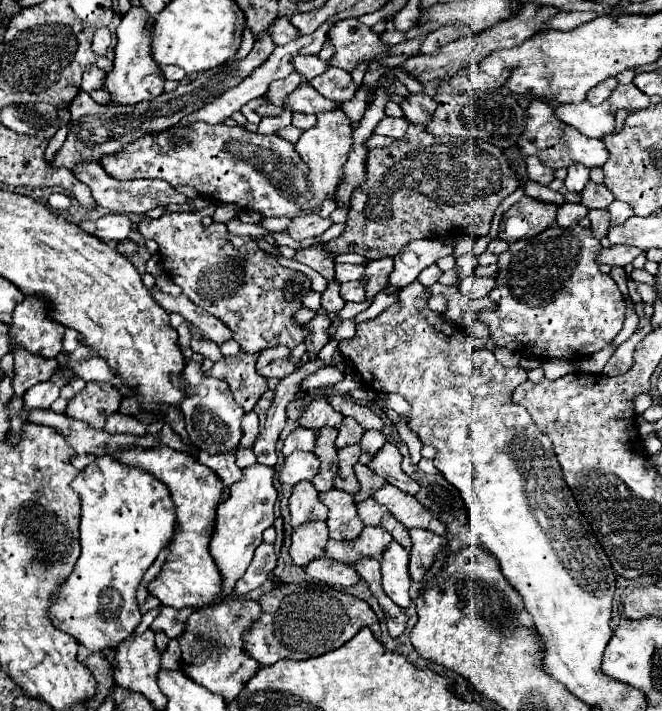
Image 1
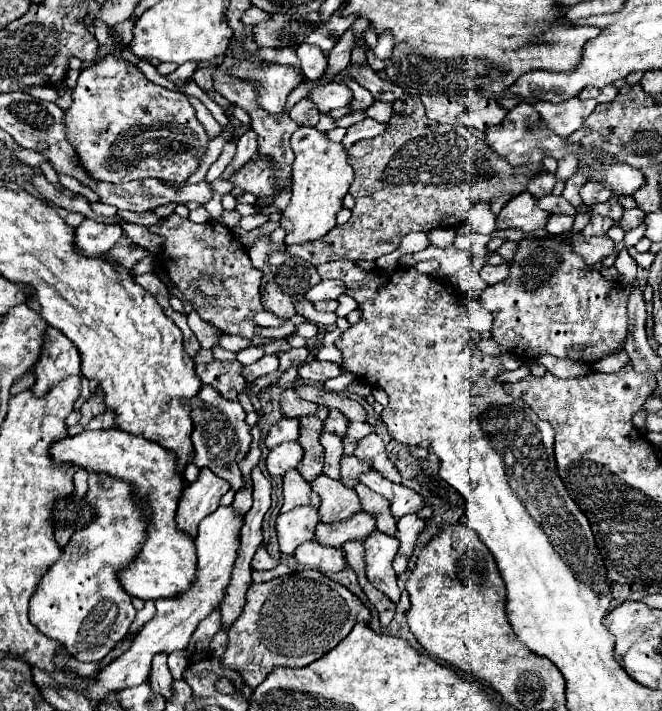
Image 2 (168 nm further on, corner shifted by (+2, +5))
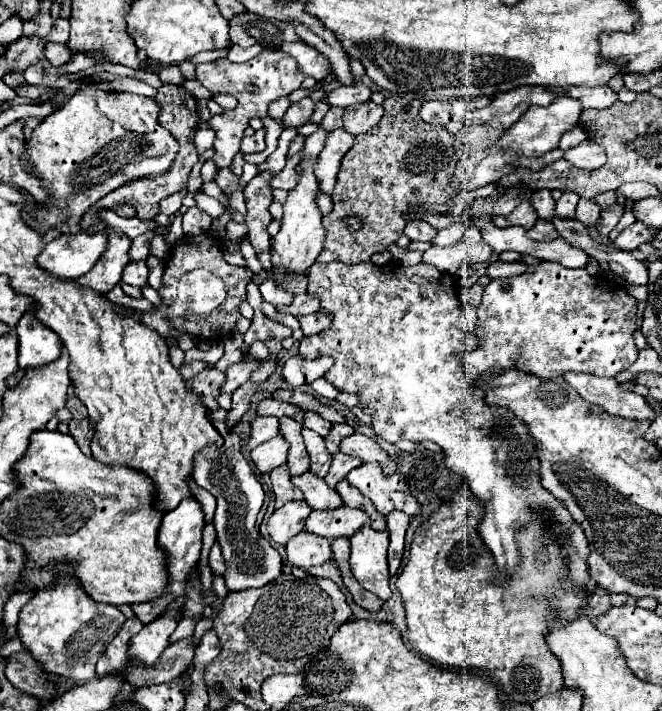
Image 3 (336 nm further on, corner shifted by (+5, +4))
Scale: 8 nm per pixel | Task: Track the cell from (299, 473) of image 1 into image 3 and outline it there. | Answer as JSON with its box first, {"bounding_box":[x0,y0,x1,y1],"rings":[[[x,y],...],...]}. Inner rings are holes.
{"bounding_box":[250,436,288,474],"rings":[[[280,436],[280,438],[272,438],[272,440],[256,446],[250,452],[250,458],[252,458],[254,466],[258,468],[258,472],[268,474],[286,462],[286,454],[288,454],[288,442],[284,442],[284,438]]]}

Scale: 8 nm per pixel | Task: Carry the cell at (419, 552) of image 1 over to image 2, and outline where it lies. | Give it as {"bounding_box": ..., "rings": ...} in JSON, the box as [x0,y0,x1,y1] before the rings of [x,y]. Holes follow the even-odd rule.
{"bounding_box":[393,515,425,575],"rings":[[[405,515],[397,521],[397,539],[401,541],[401,547],[399,547],[399,553],[395,555],[395,561],[393,561],[393,569],[397,575],[403,575],[407,571],[407,563],[413,555],[413,549],[415,549],[415,543],[417,543],[417,537],[423,533],[425,529],[425,521],[419,519],[417,515]]]}

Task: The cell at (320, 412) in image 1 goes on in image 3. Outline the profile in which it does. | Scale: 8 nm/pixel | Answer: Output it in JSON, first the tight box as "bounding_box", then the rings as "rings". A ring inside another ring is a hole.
{"bounding_box":[256,398,304,422],"rings":[[[274,398],[262,400],[262,402],[258,404],[258,408],[256,408],[256,414],[258,414],[258,416],[276,416],[276,418],[280,418],[280,416],[290,416],[290,418],[294,418],[296,422],[302,422],[302,418],[304,418],[304,410],[300,410],[298,406],[292,406],[292,404],[288,404],[288,402],[278,402],[278,400],[274,400]]]}

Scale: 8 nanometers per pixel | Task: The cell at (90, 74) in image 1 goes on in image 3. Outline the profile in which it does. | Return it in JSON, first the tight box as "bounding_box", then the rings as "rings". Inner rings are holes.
{"bounding_box":[44,42,70,68],"rings":[[[46,42],[44,56],[54,68],[58,68],[58,66],[62,66],[62,64],[66,64],[70,60],[68,48],[64,44],[56,44],[56,42]]]}

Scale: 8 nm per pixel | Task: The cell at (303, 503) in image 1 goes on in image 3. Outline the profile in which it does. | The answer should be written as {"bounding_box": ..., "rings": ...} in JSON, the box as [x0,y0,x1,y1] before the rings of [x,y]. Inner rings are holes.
{"bounding_box":[270,464,302,508],"rings":[[[286,464],[270,472],[270,484],[272,484],[276,508],[280,508],[284,502],[290,502],[290,500],[302,500],[300,490],[296,490],[296,486],[292,486],[290,482],[290,472]]]}

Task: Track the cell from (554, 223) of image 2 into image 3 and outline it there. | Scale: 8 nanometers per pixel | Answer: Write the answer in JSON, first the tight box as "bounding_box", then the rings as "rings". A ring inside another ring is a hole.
{"bounding_box":[528,220,558,242],"rings":[[[538,220],[538,222],[534,224],[534,228],[528,230],[528,238],[540,240],[540,242],[552,242],[552,240],[558,238],[558,232],[556,232],[556,228],[552,226],[552,222]]]}

